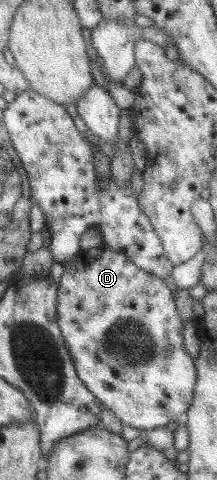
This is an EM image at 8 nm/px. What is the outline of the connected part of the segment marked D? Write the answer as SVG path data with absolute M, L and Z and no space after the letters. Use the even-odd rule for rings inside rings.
M104 245L95 248L82 250L77 257L72 257L69 261L63 262L64 272L57 283L56 289L56 318L60 334L63 336L68 352L72 357L76 375L83 383L84 387L103 405L103 408L111 411L122 425L133 427L145 432L164 427L170 421L178 422L182 419L192 401L193 389L196 381L196 370L193 358L187 354L183 348L183 338L181 336L182 318L177 311L174 302L174 293L167 288L163 279L155 277L139 269L132 261L129 261L123 253L111 251Z

